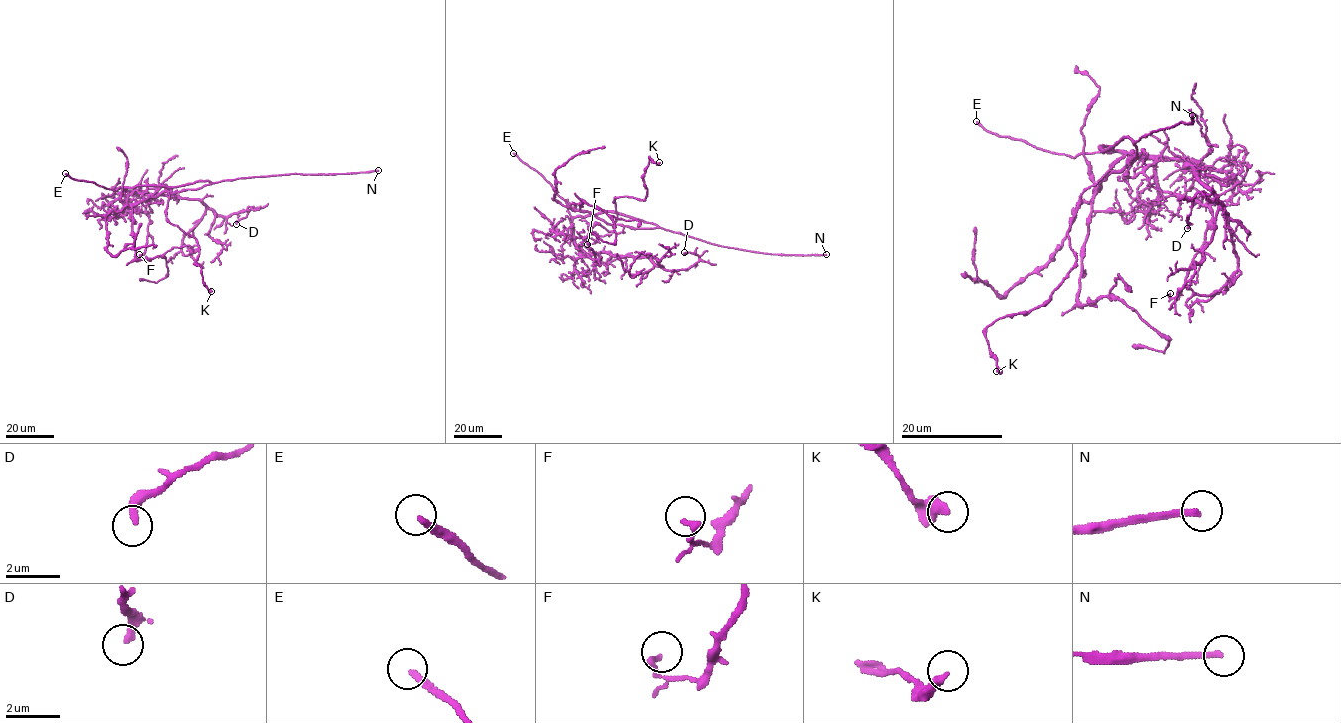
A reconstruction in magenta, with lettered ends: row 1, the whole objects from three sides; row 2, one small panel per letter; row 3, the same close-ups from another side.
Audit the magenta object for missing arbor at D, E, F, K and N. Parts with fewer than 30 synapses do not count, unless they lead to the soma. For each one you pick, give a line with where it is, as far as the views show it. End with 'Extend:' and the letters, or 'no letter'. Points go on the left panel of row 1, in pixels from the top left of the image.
N: Place: (378, 170)
Extend: N

